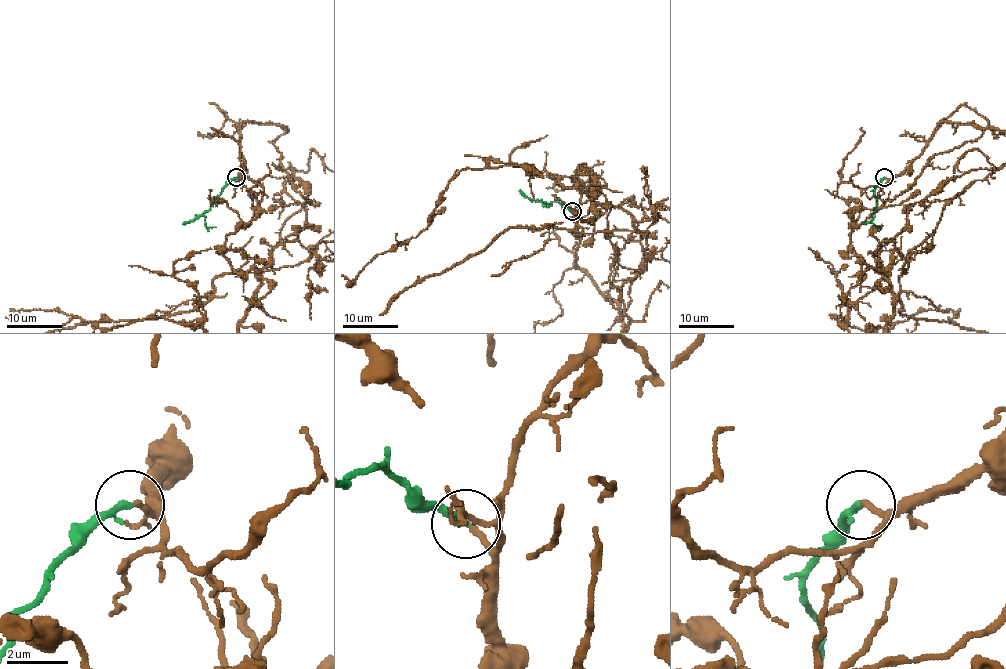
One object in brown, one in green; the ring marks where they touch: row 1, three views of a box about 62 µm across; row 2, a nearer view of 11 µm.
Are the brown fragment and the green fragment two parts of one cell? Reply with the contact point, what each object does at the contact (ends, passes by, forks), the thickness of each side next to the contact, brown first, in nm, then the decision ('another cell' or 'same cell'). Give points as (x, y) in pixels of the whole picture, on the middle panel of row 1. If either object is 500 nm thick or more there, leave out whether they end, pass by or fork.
at (572, 211); brown ends there; green ends there; 190 nm thick on the brown side, 240 nm on the other; same cell

